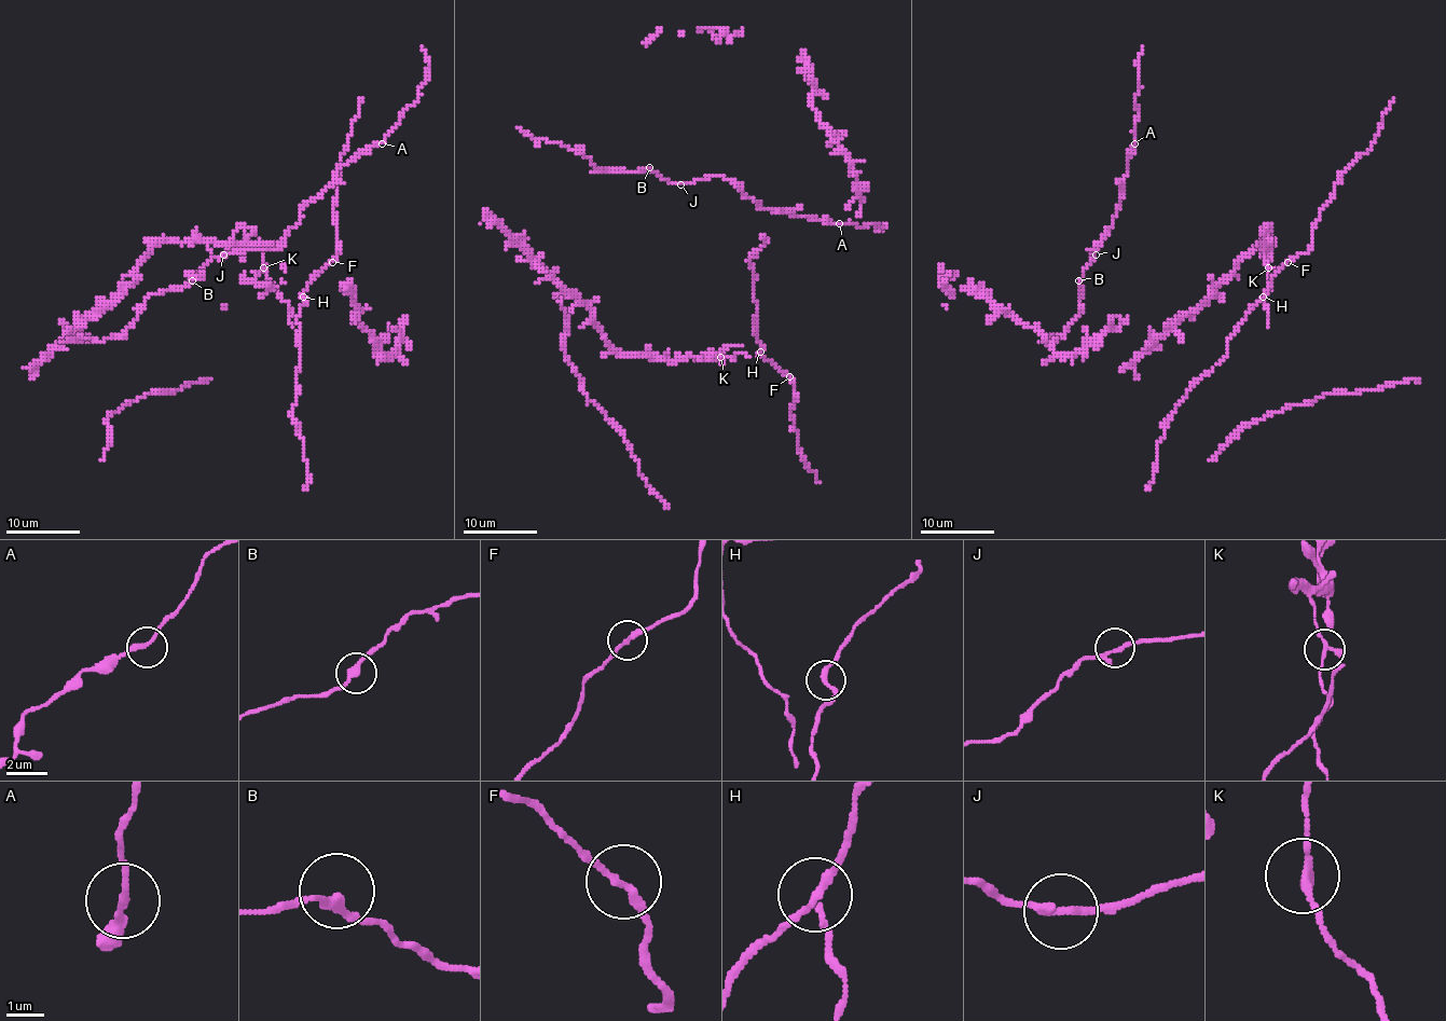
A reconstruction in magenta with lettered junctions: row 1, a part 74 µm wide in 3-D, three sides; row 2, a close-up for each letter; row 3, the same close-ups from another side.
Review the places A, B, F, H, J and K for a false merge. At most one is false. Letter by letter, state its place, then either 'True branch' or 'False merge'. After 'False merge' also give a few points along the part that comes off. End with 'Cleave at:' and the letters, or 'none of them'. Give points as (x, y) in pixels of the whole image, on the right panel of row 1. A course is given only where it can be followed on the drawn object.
A: Place: (1134, 143). True branch
B: Place: (1078, 280). True branch
F: Place: (1288, 262). True branch
H: Place: (1263, 297). True branch
J: Place: (1096, 254). True branch
K: Place: (1268, 267). False merge. Course of the part to remove: (1269, 267), (1267, 280), (1270, 287), (1265, 297), (1269, 328)
Cleave at: K

